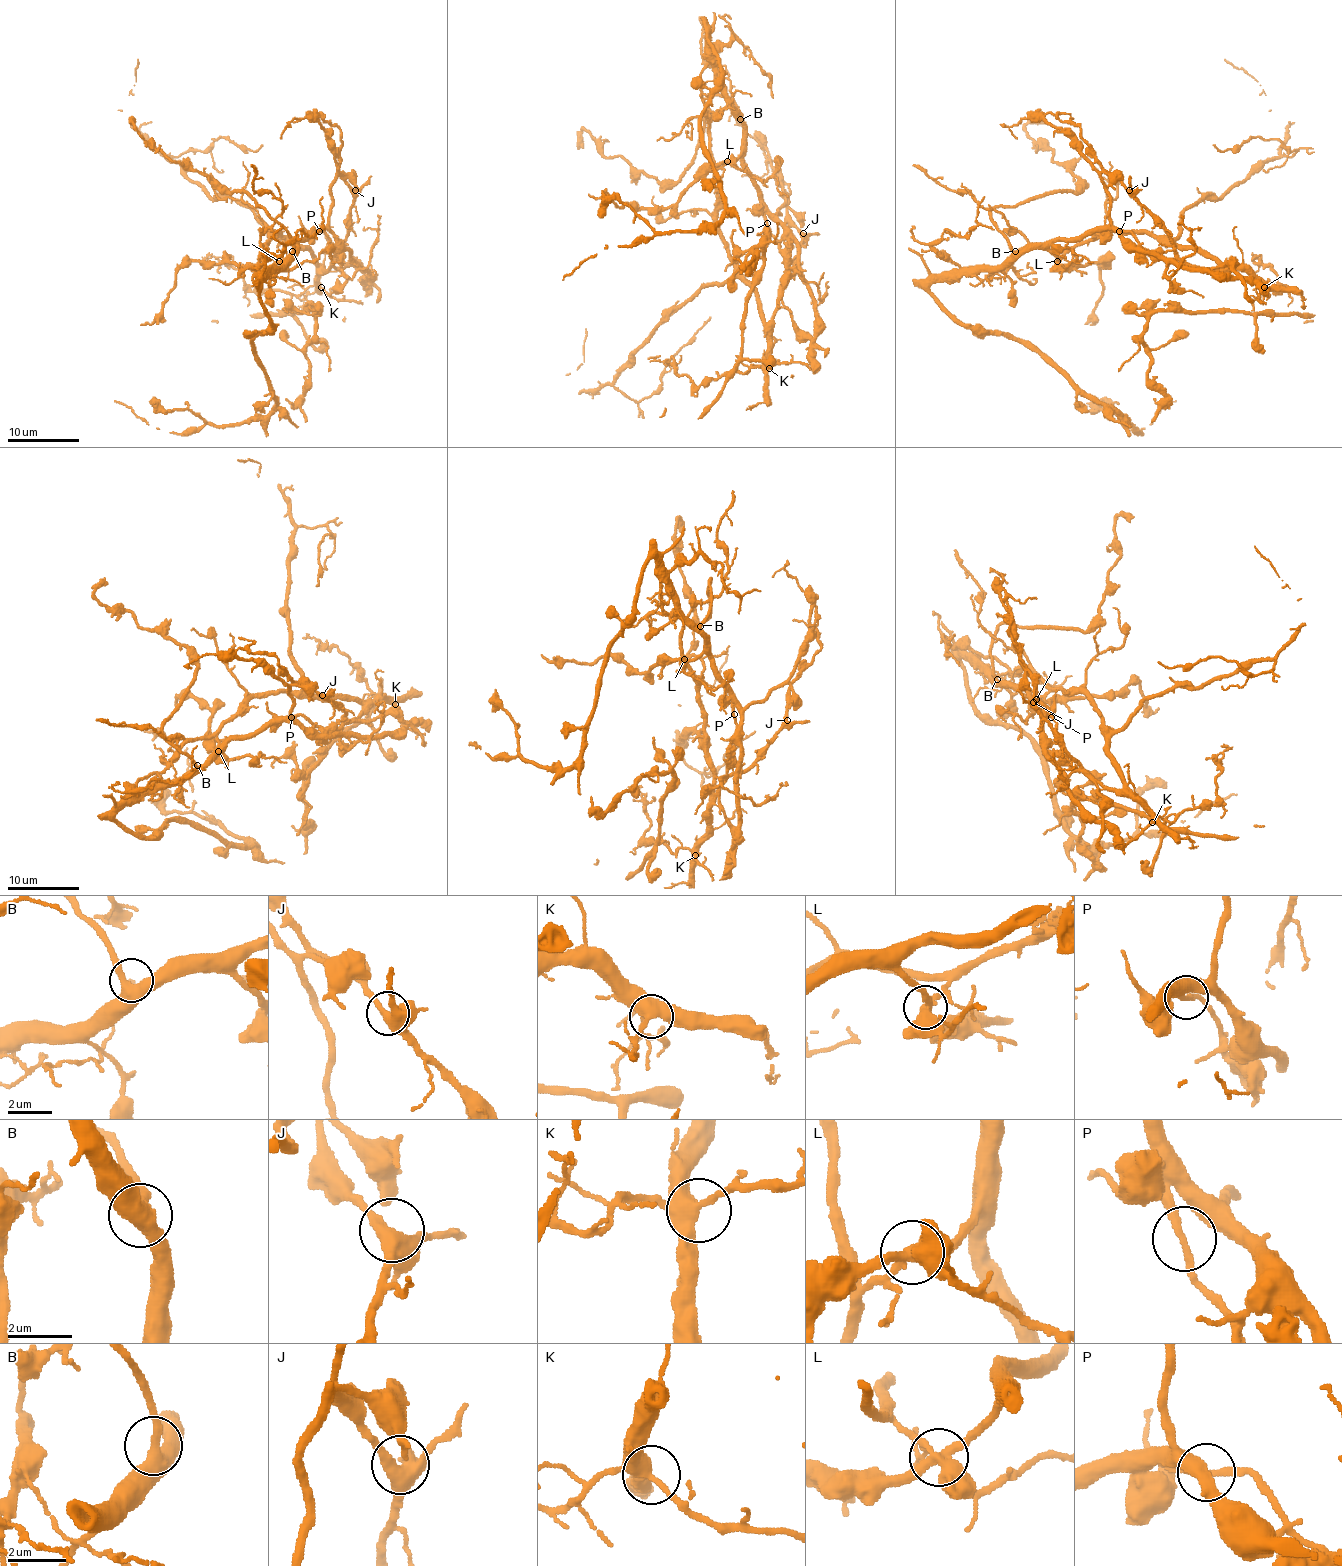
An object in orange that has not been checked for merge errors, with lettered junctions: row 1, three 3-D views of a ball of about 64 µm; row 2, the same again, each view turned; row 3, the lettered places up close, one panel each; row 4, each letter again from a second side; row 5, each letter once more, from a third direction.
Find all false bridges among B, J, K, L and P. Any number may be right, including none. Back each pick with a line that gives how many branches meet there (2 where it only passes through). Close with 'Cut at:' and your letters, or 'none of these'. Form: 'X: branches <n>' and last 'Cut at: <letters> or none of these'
L: branches 4
P: branches 2
Cut at: L, P

